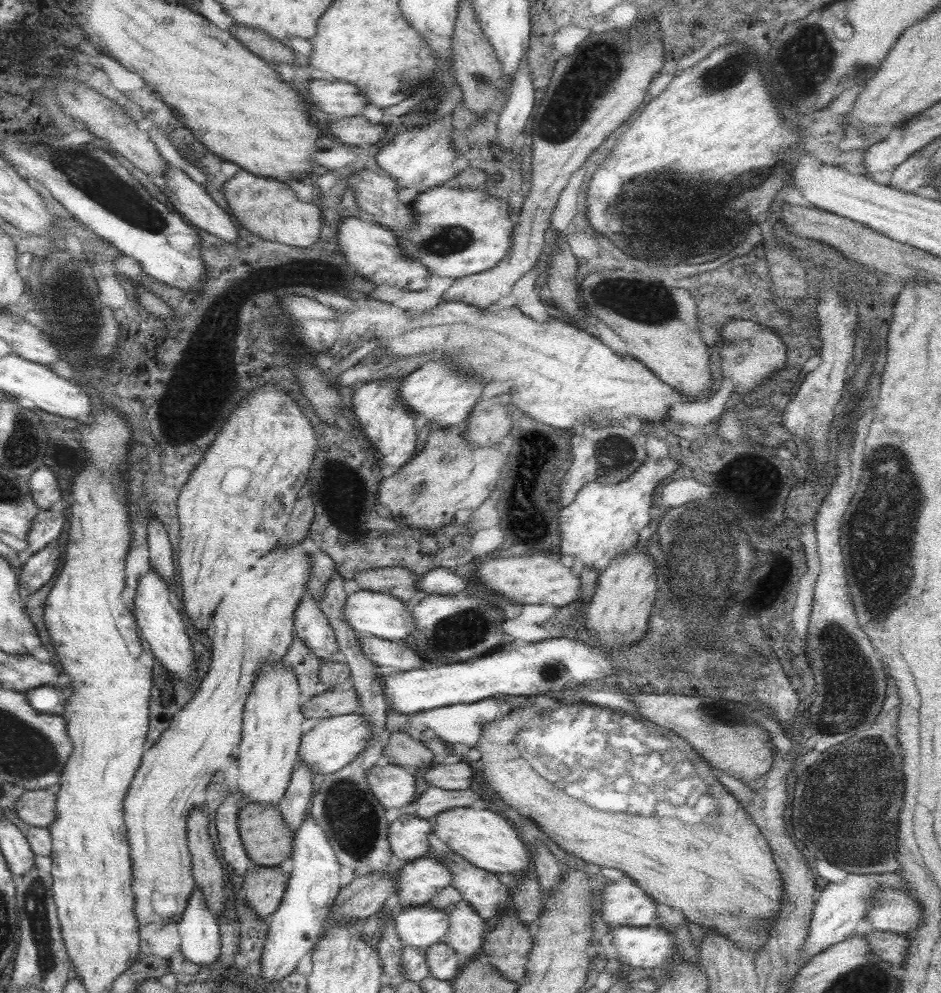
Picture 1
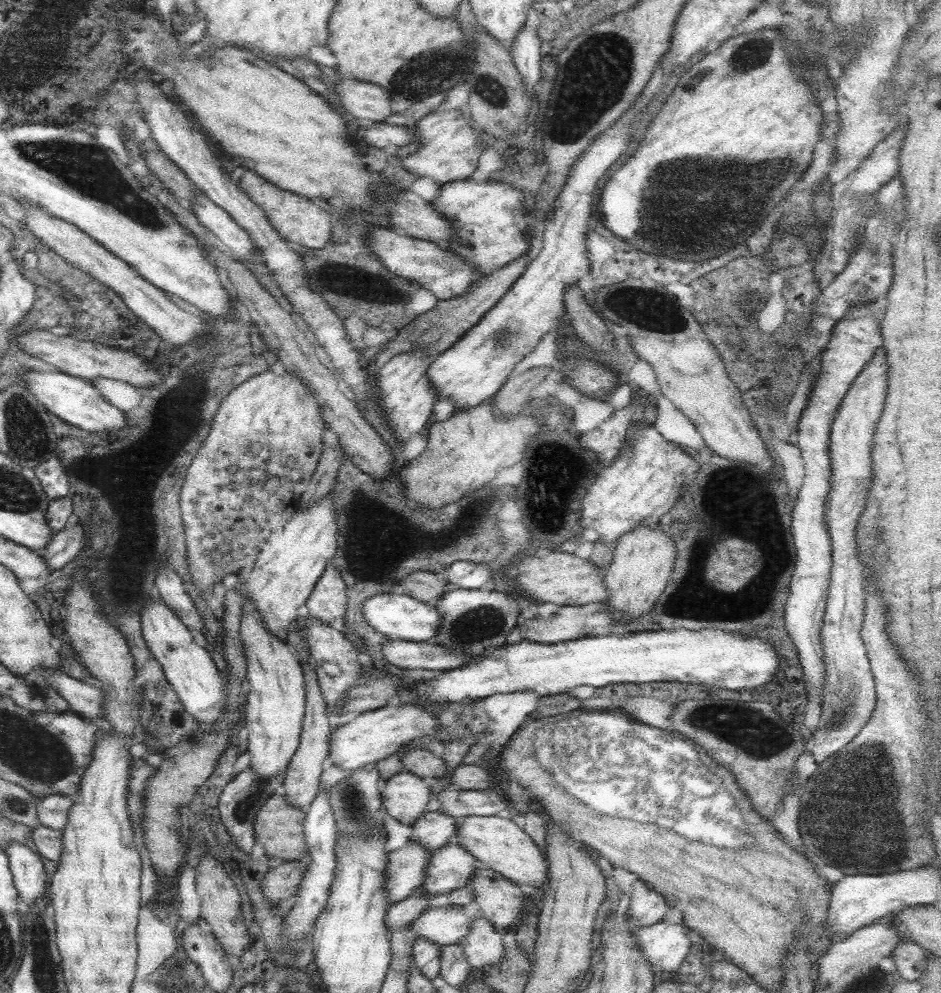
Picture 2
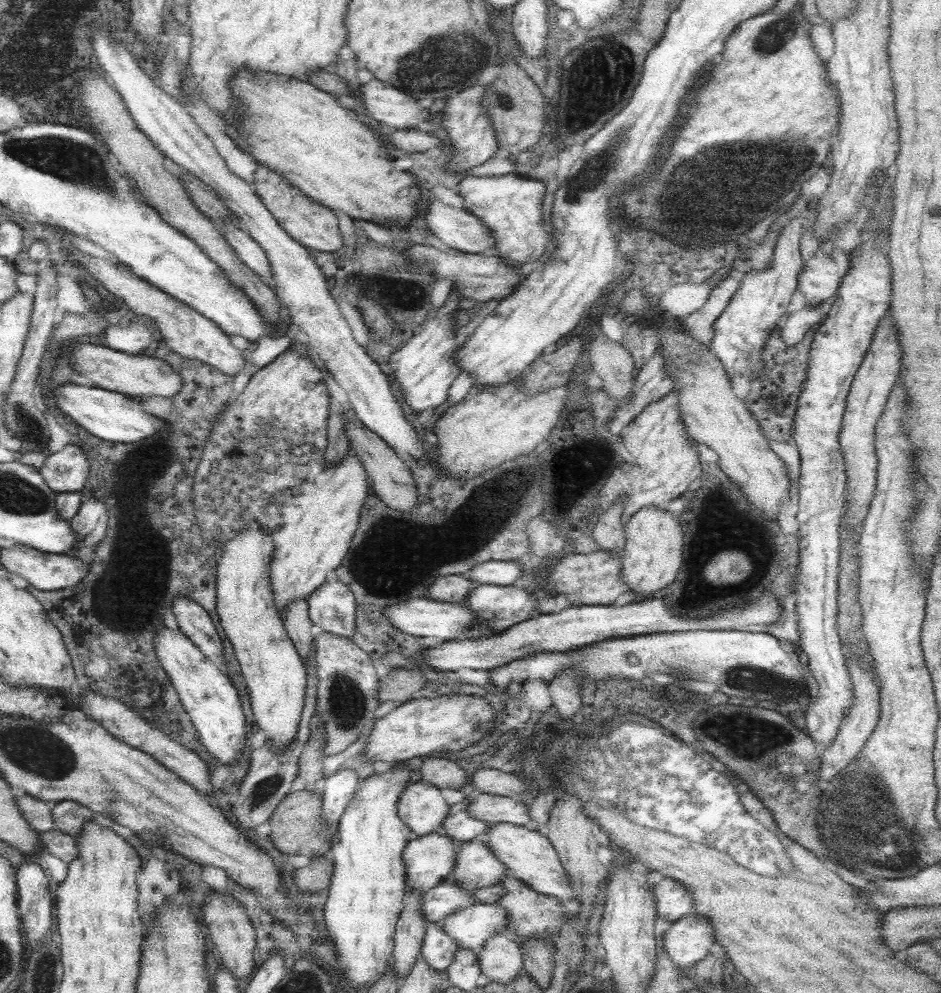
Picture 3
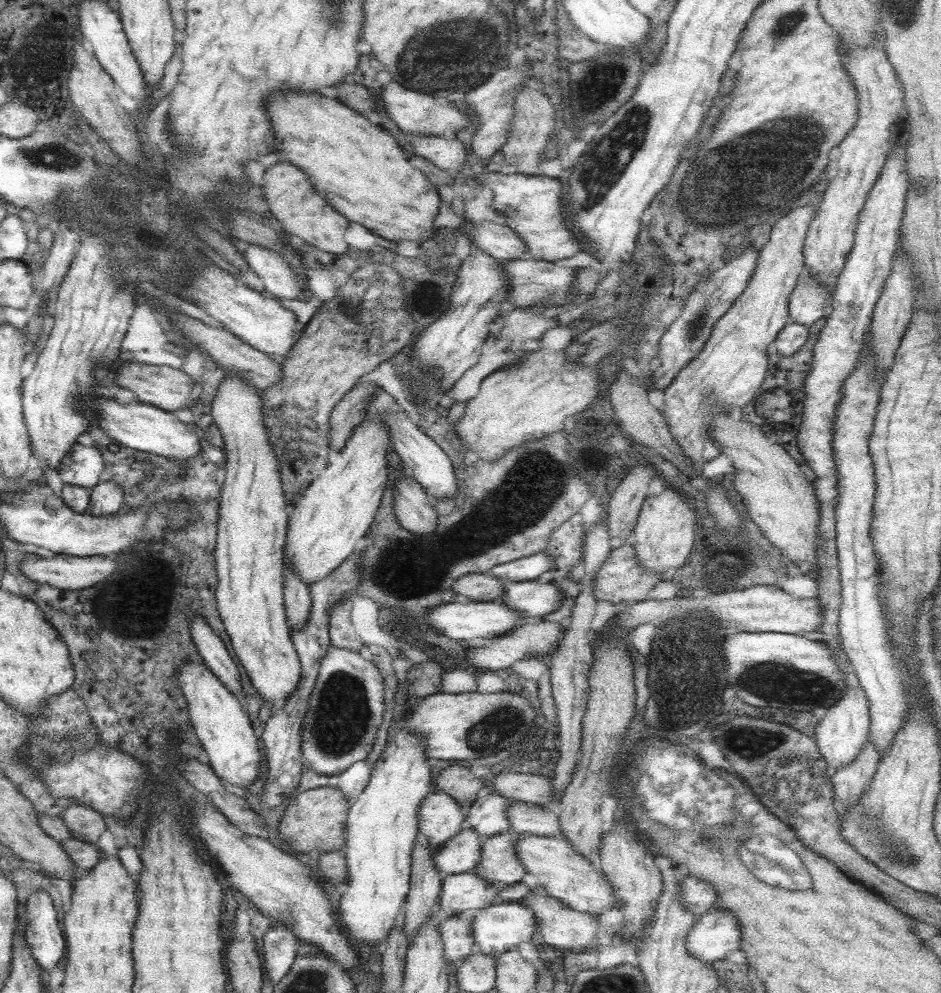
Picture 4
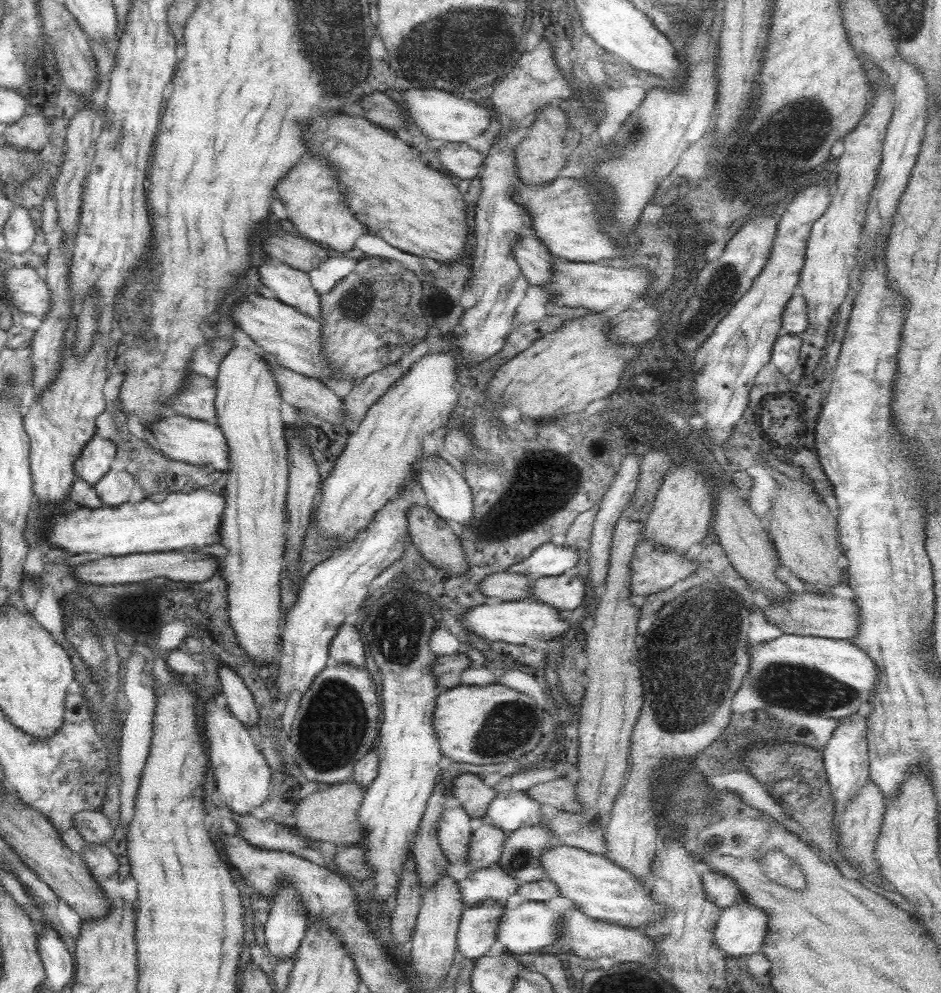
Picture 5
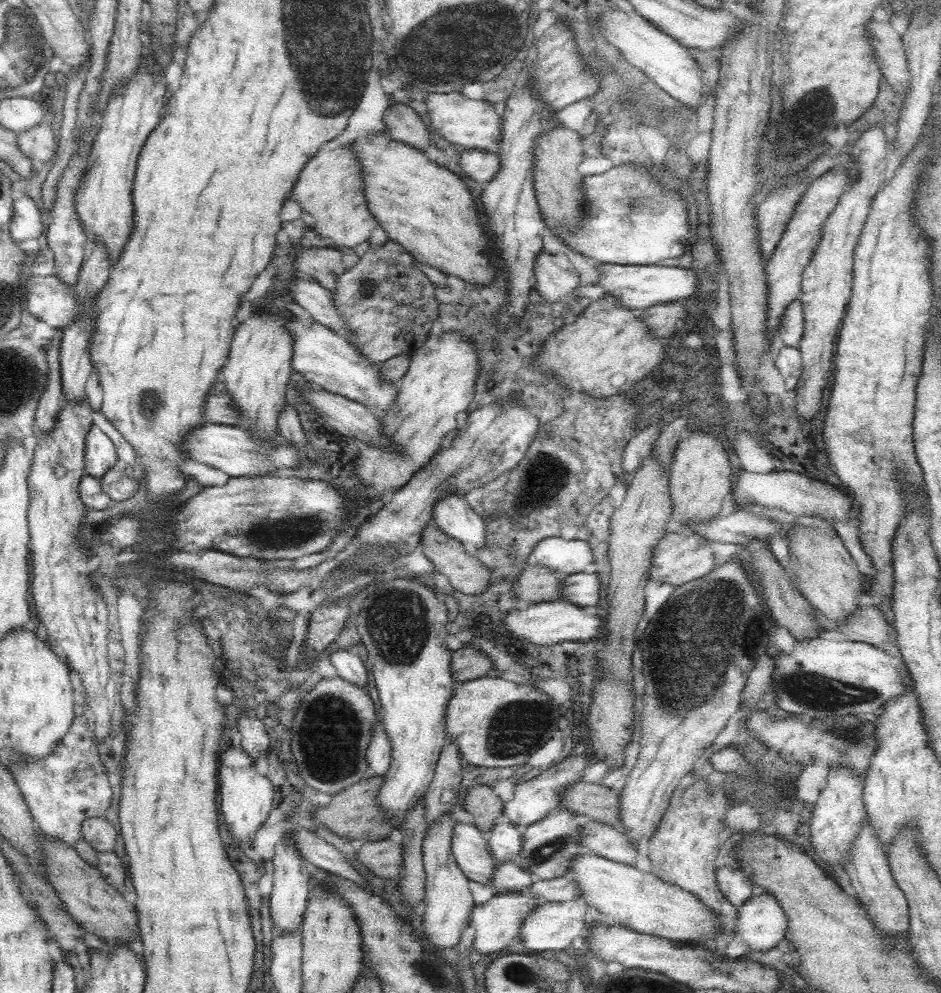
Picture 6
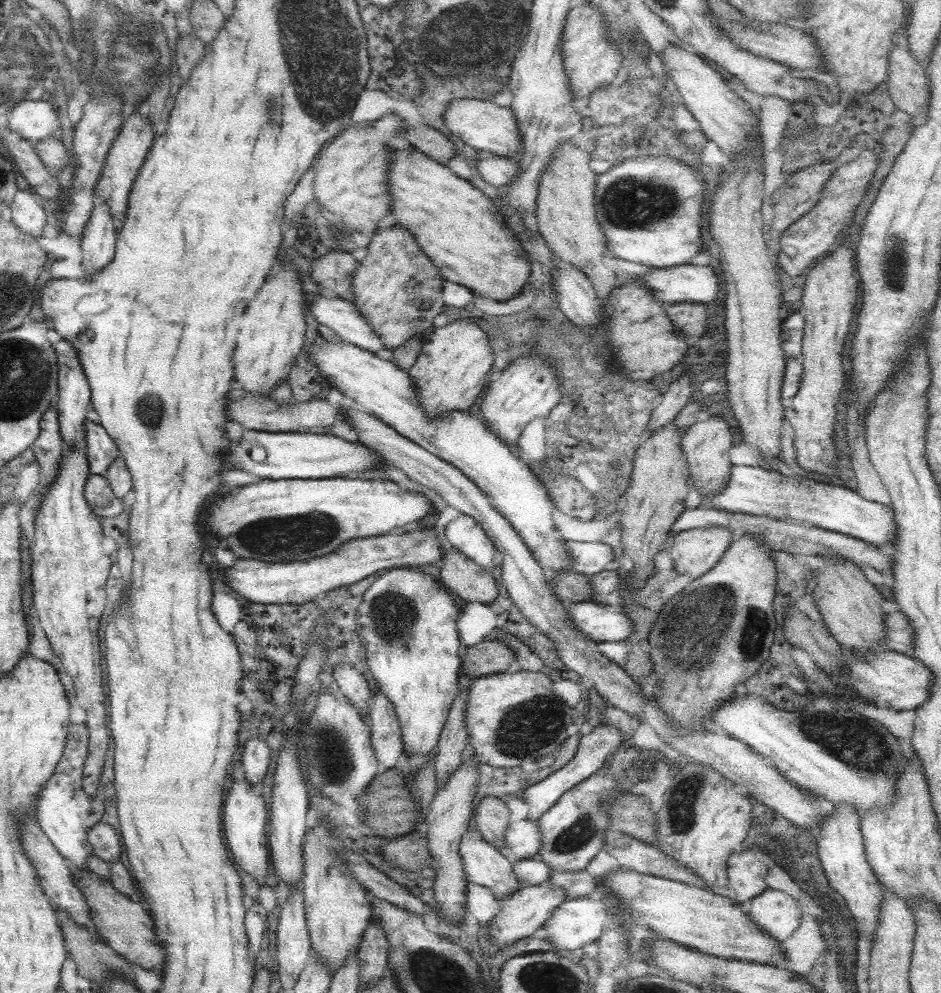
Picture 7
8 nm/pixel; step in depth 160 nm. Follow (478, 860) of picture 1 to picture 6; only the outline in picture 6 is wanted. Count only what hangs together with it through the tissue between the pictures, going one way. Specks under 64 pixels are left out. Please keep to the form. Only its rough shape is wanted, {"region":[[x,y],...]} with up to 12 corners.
{"region":[[583,855],[568,872],[624,929],[698,946],[720,929],[695,896]]}

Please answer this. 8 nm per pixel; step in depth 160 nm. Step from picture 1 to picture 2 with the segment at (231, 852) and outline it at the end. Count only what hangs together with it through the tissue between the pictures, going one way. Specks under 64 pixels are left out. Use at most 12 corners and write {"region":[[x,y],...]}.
{"region":[[250,766],[216,800],[233,845],[255,846],[255,812],[281,787],[284,773],[259,778]]}

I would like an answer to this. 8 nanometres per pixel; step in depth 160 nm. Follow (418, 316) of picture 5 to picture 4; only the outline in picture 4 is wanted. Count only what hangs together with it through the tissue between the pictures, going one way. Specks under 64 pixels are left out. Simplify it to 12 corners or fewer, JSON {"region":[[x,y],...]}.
{"region":[[355,268],[259,391],[287,504],[328,416],[417,332],[400,276]]}

